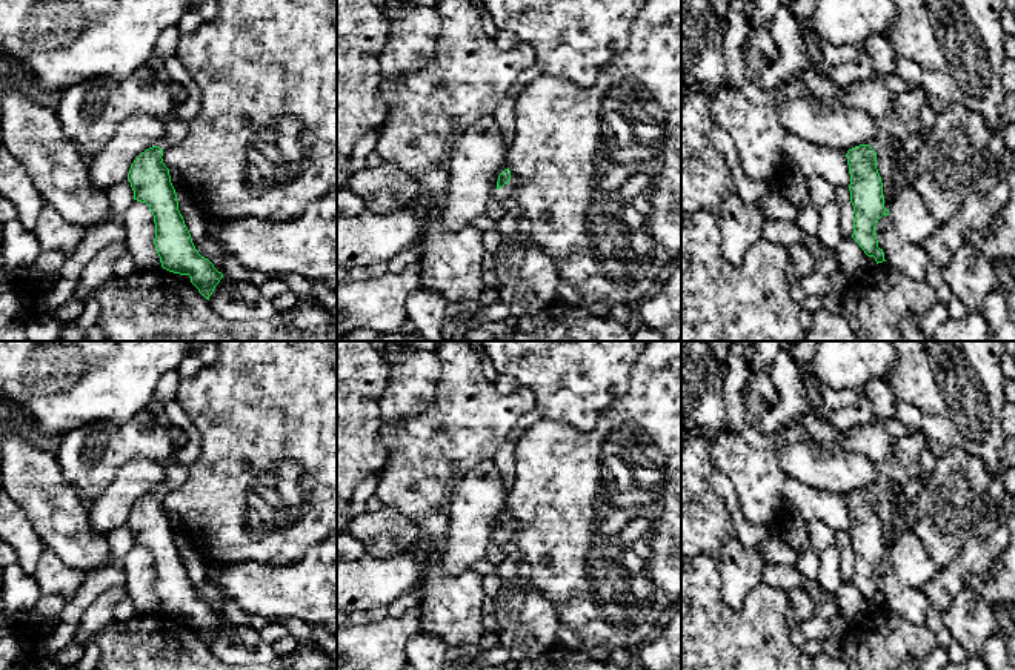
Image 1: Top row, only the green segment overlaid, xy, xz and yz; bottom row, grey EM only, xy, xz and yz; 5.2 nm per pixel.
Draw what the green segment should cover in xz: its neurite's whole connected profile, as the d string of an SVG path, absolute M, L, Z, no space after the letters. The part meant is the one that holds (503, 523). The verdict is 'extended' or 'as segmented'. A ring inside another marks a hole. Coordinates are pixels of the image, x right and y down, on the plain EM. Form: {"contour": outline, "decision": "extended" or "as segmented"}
{"contour": "M508 512L498 519L497 526L495 539L498 541L500 546L503 546L504 542L514 542L514 529L515 519Z", "decision": "extended"}

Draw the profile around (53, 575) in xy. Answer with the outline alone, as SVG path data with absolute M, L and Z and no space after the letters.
M43 547L32 576L42 595L62 595L66 601L71 601L86 573L68 567L51 549Z

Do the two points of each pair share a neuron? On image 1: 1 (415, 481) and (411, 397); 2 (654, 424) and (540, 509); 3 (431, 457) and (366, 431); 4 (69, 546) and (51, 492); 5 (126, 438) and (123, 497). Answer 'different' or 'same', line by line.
1: different
2: same
3: different
4: same
5: different

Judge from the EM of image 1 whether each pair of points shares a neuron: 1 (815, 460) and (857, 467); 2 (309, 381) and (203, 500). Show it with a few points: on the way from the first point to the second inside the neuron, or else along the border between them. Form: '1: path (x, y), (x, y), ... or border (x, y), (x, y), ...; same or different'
1: path (826, 467), (846, 467); same
2: path (279, 406), (229, 469); same

